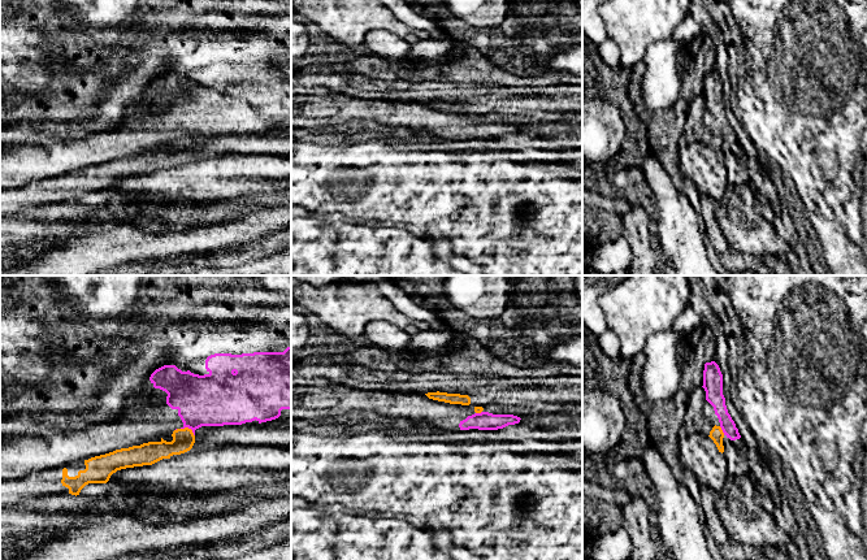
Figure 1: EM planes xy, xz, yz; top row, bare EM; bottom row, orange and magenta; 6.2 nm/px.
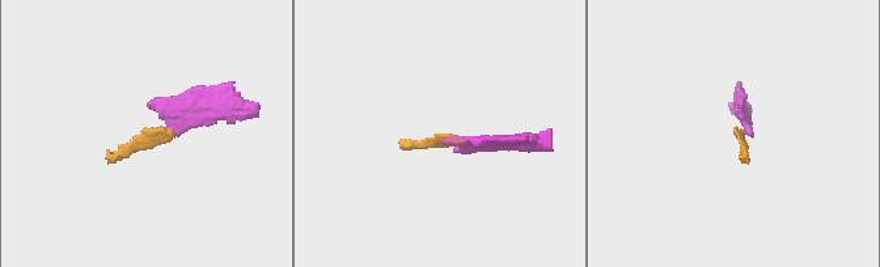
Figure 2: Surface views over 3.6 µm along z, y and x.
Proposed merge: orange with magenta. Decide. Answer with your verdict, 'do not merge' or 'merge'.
do not merge

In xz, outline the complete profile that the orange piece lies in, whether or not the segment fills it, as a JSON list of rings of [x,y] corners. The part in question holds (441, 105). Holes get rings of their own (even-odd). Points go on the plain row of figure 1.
[[[428,101],[425,103],[429,108],[445,110],[450,113],[461,113],[461,114],[469,114],[471,107],[468,104],[460,104],[460,103],[447,103],[447,101]]]

